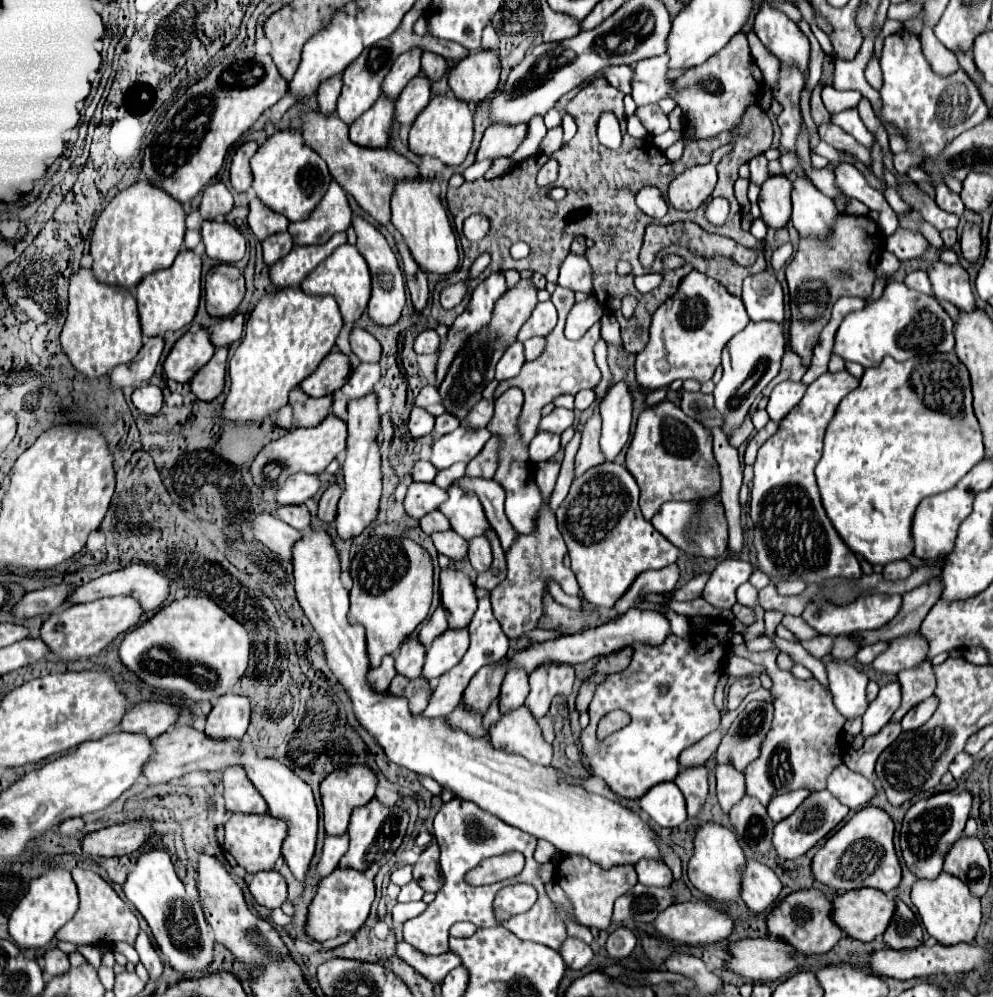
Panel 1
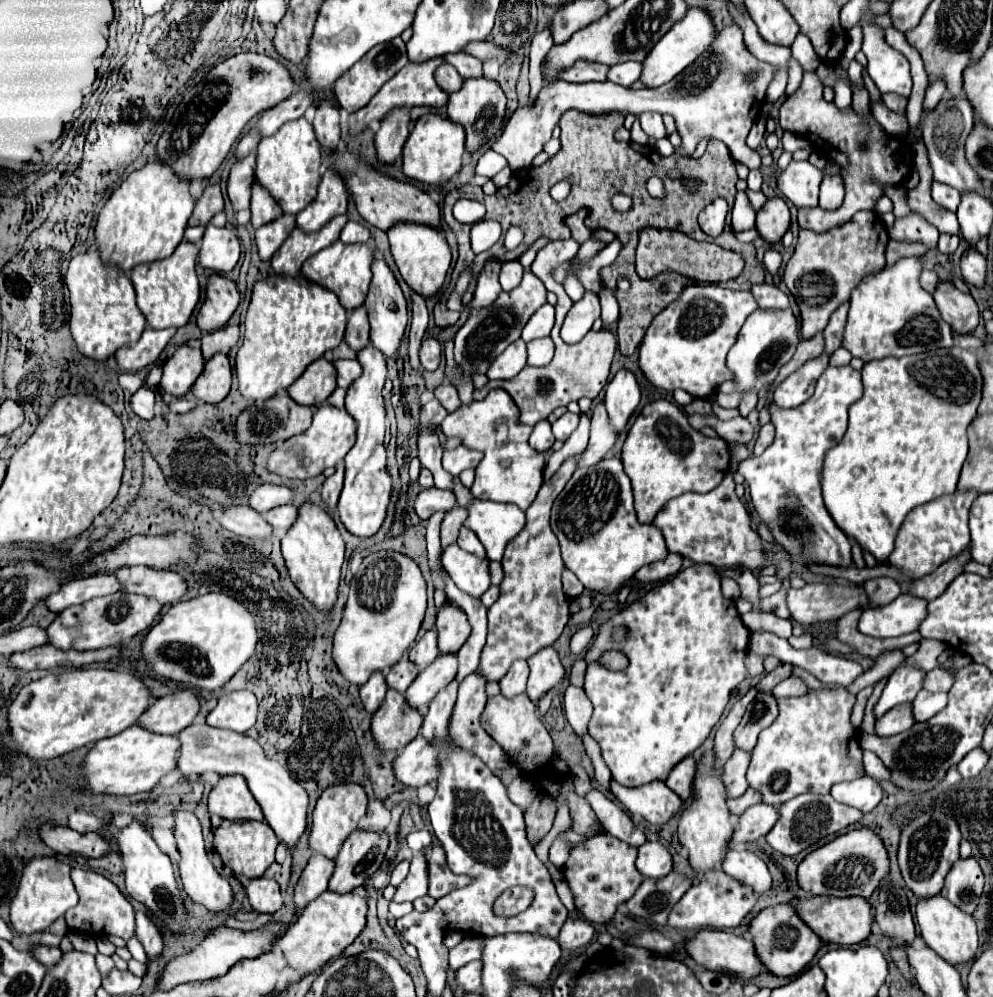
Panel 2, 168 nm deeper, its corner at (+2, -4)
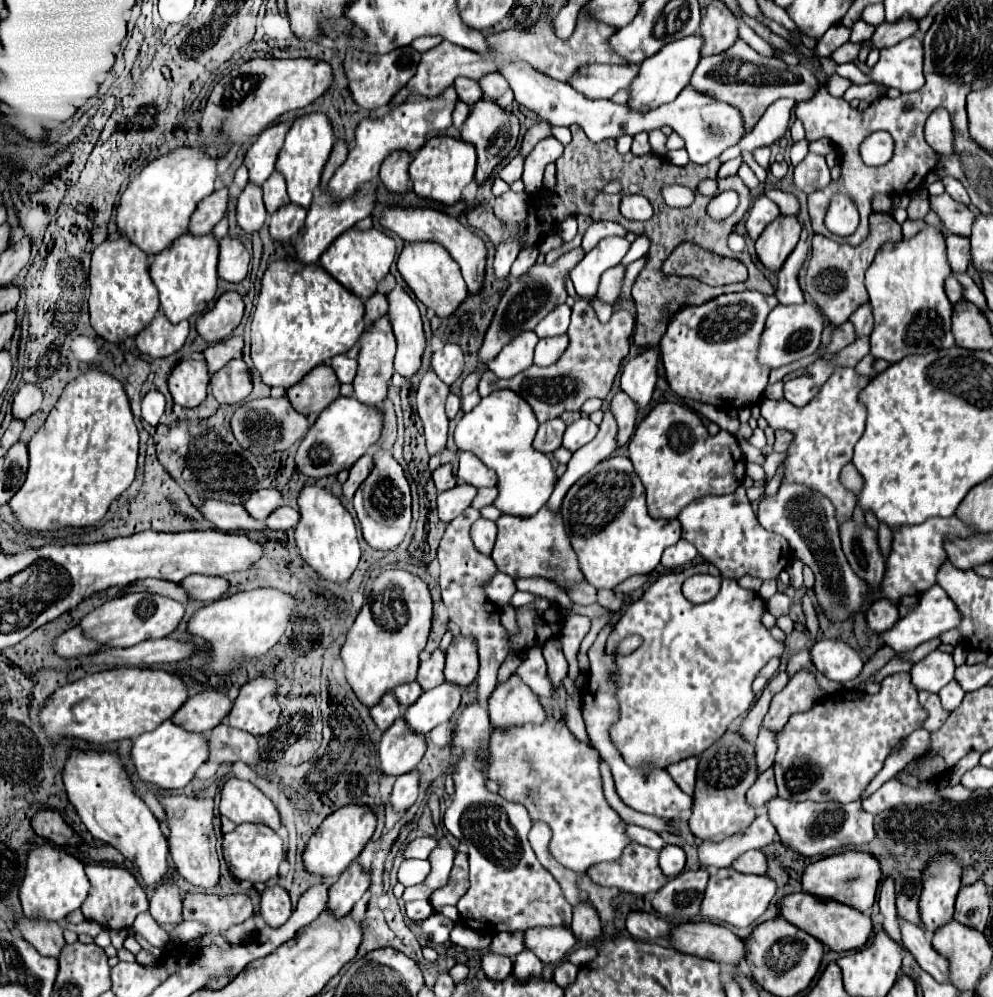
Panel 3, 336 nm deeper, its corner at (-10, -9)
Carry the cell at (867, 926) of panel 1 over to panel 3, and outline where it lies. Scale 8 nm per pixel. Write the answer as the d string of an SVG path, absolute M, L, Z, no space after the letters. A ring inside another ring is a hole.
M809 893L785 895L781 899L781 903L777 903L777 909L779 909L779 917L783 917L791 925L807 931L817 941L821 941L825 947L829 947L831 951L851 951L851 949L863 947L873 929L869 915L865 915L857 909L851 909L849 905L831 901L831 899L819 899Z

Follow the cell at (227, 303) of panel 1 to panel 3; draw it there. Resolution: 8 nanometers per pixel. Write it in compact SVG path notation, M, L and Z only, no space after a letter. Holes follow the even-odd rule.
M235 291L223 293L207 313L197 317L195 321L197 333L207 343L217 343L227 339L233 333L233 329L239 325L243 317L243 309L245 305L239 293Z

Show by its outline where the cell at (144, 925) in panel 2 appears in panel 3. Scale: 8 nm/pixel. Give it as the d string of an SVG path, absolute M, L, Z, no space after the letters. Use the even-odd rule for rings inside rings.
M165 879L151 893L151 915L157 923L181 923L181 897L173 879Z

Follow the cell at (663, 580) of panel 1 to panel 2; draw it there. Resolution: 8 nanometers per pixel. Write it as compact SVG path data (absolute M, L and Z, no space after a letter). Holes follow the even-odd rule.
M669 554L667 560L655 562L655 564L649 564L645 568L641 568L633 576L633 582L635 584L657 584L657 582L665 582L665 580L669 580L671 576L675 576L681 570L681 564L683 564L683 558L679 558L679 554Z

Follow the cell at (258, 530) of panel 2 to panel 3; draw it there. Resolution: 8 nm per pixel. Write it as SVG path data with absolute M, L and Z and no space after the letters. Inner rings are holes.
M207 499L201 507L199 513L207 521L211 521L217 529L233 533L233 531L249 531L249 529L265 529L263 523L255 521L243 505L233 505L233 503L223 503L215 499Z

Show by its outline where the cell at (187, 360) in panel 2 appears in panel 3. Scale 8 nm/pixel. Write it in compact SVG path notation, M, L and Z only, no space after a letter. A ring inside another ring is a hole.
M183 359L171 371L167 383L169 383L169 393L177 405L187 409L201 405L207 397L207 383L209 383L207 363Z

